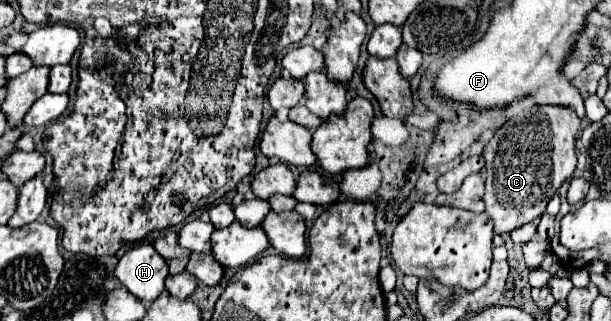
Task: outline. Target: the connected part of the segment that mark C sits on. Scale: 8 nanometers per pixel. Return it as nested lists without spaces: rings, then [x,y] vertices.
[[[533,105],[507,121],[485,145],[487,187],[483,203],[485,213],[495,225],[495,233],[511,233],[515,227],[533,221],[545,211],[553,193],[575,171],[575,139],[580,124],[581,119],[569,107]]]

